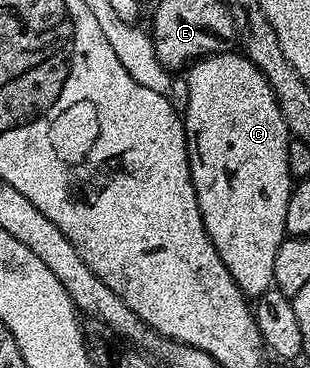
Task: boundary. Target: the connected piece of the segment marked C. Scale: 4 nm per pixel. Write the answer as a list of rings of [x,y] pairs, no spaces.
[[[241,53],[208,55],[197,60],[186,73],[186,111],[184,107],[186,148],[188,149],[188,161],[190,162],[190,179],[194,182],[194,188],[196,189],[204,229],[208,233],[212,245],[216,245],[216,253],[220,253],[220,261],[224,261],[228,273],[232,273],[232,281],[236,281],[236,285],[243,295],[257,297],[272,287],[274,281],[272,265],[276,262],[276,249],[280,249],[282,240],[287,238],[284,216],[288,209],[288,197],[292,186],[292,176],[288,169],[288,149],[292,142],[292,136],[288,125],[284,121],[284,113],[280,113],[280,105],[272,93],[272,85],[268,85],[264,73],[260,73],[260,69],[256,69],[256,65],[252,65],[252,61],[248,61],[245,55]]]

